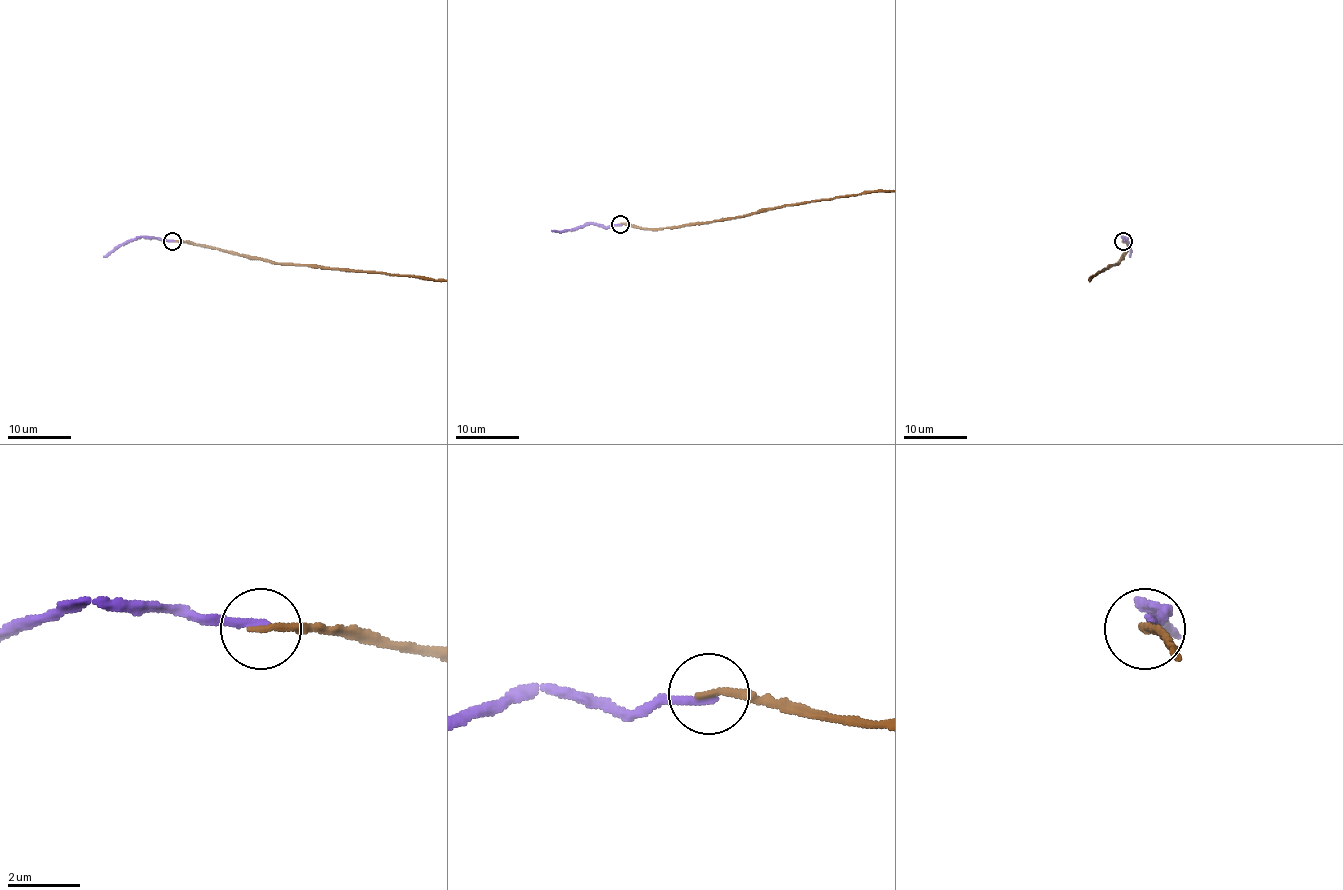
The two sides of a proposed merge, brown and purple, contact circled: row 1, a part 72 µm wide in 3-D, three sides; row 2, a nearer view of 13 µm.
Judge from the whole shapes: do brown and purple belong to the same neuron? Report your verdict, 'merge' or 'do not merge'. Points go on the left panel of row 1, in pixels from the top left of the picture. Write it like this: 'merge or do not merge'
merge

